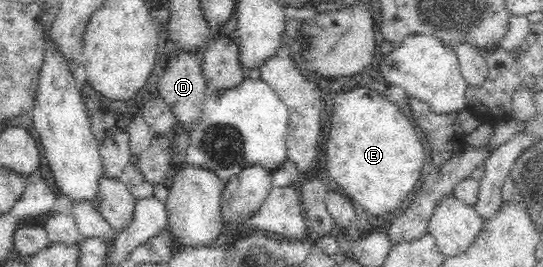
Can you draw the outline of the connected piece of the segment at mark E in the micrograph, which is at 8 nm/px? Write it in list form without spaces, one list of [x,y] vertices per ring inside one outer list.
[[[366,84],[348,93],[338,92],[335,98],[326,145],[326,173],[369,215],[396,213],[420,180],[424,148],[411,120],[407,110],[386,99],[383,89],[376,93]]]

